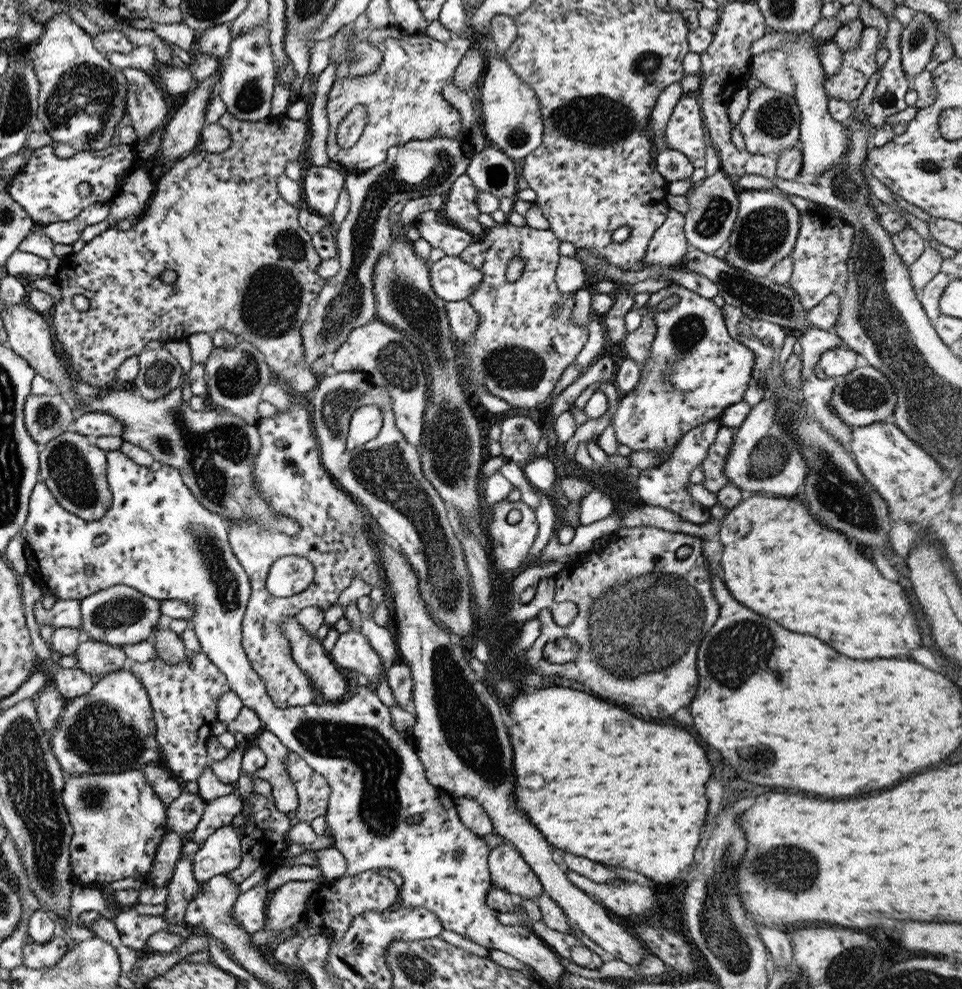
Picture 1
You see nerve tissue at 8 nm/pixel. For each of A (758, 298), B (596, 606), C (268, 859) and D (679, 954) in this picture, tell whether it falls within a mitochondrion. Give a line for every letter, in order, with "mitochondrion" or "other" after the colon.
A: mitochondrion
B: mitochondrion
C: other
D: other

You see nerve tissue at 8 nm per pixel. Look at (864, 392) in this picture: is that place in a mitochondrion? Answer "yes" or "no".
yes

